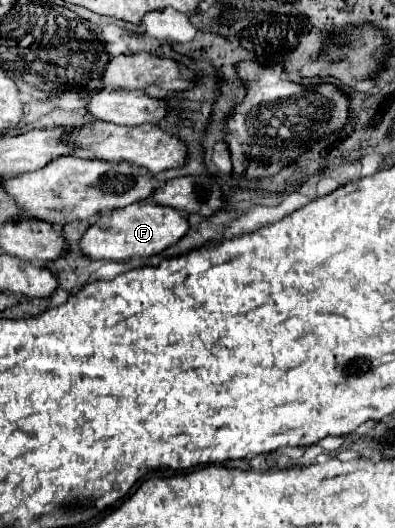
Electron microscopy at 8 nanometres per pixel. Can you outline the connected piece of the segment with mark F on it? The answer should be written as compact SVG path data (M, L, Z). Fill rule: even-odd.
M141 201L141 203L131 203L129 207L123 209L105 211L83 235L81 247L83 253L91 259L121 261L131 257L151 257L175 245L187 233L187 229L189 229L187 217L177 209L163 207L151 201Z

